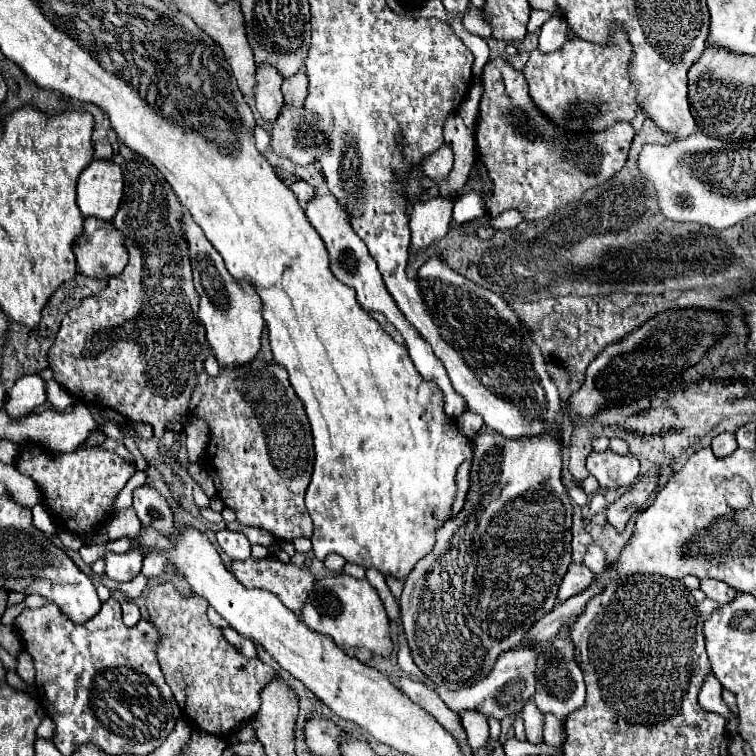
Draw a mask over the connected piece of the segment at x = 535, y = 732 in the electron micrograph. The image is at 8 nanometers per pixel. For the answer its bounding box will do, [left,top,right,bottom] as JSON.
[521,700,543,744]

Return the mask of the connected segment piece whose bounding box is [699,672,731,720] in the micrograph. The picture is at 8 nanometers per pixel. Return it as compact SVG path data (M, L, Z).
M711 672L711 674L705 678L705 684L703 684L701 692L699 692L699 704L701 704L701 708L705 708L705 710L709 710L709 712L717 712L717 714L721 714L725 720L729 720L729 718L731 718L731 716L729 716L731 712L729 712L727 704L723 702L721 692L723 692L723 686L721 686L721 682L715 678L715 674Z

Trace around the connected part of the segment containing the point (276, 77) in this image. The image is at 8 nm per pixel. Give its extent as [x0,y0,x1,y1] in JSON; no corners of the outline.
[255,64,283,122]

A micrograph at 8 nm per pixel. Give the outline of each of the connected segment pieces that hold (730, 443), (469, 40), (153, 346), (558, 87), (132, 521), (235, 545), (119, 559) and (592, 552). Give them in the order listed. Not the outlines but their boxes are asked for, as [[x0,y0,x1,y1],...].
[[711,432,737,456],[449,22,489,80],[47,144,209,438],[523,24,641,132],[107,508,141,548],[217,530,251,560],[105,550,143,582],[583,544,613,576]]

